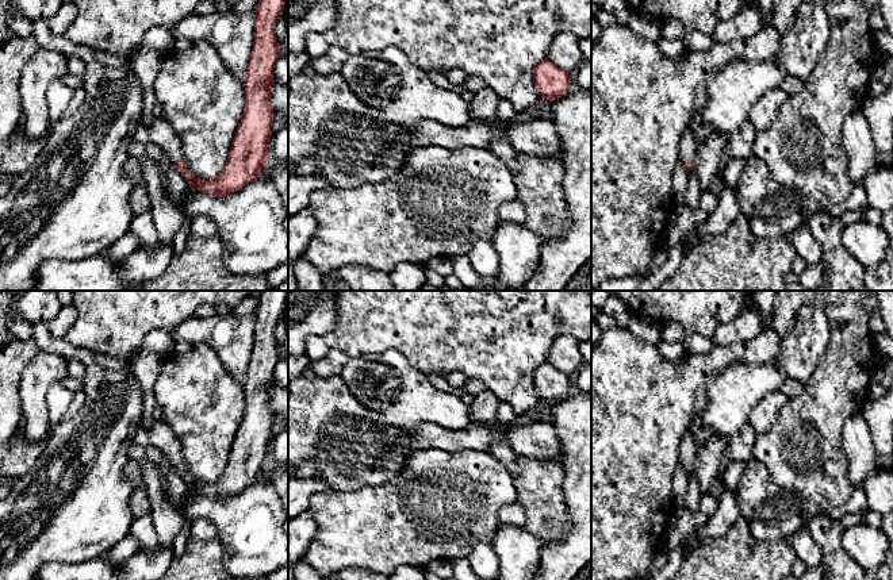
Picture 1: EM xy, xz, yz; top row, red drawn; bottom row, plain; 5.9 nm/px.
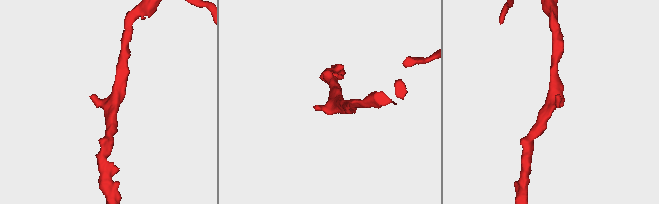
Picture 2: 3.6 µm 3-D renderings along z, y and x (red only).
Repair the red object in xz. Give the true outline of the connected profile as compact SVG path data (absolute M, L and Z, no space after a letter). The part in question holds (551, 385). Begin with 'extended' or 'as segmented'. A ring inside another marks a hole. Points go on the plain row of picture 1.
as segmented | M545 361L533 372L533 387L543 402L552 404L567 397L571 377Z

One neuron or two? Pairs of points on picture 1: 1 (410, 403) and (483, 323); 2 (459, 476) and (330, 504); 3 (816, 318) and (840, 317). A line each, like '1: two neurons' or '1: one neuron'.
1: two neurons
2: one neuron
3: two neurons

